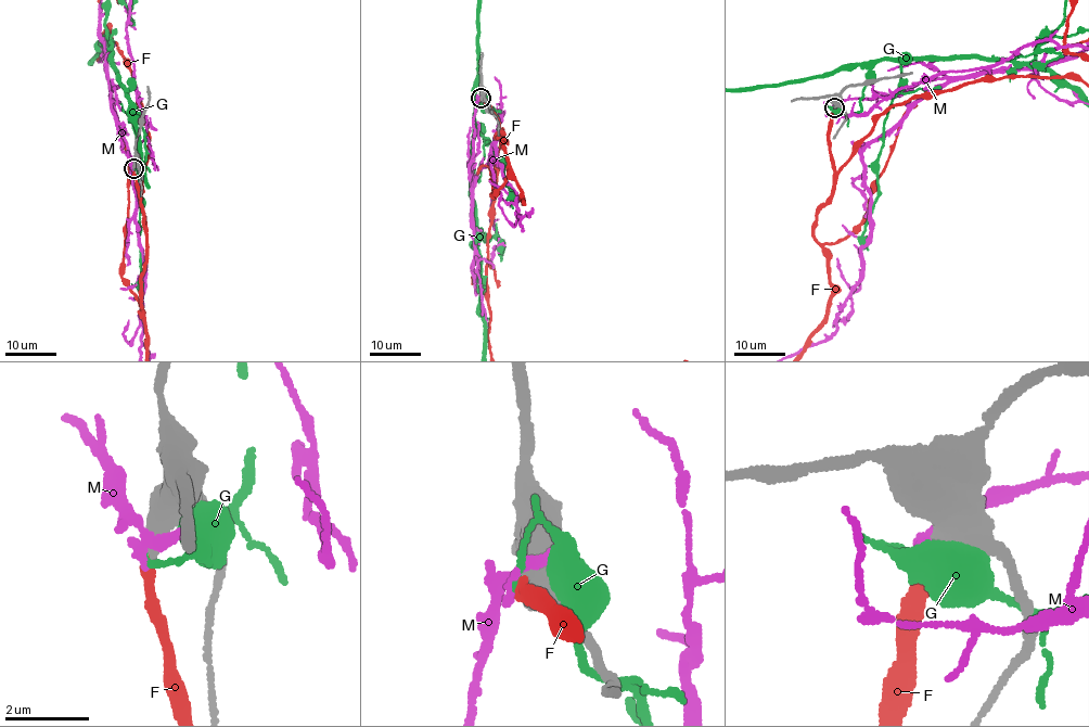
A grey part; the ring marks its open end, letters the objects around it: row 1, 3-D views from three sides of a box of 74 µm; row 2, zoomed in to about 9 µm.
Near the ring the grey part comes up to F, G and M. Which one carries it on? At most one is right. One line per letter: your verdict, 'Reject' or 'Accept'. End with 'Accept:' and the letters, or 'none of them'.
F: Accept
G: Reject
M: Reject
Accept: F

